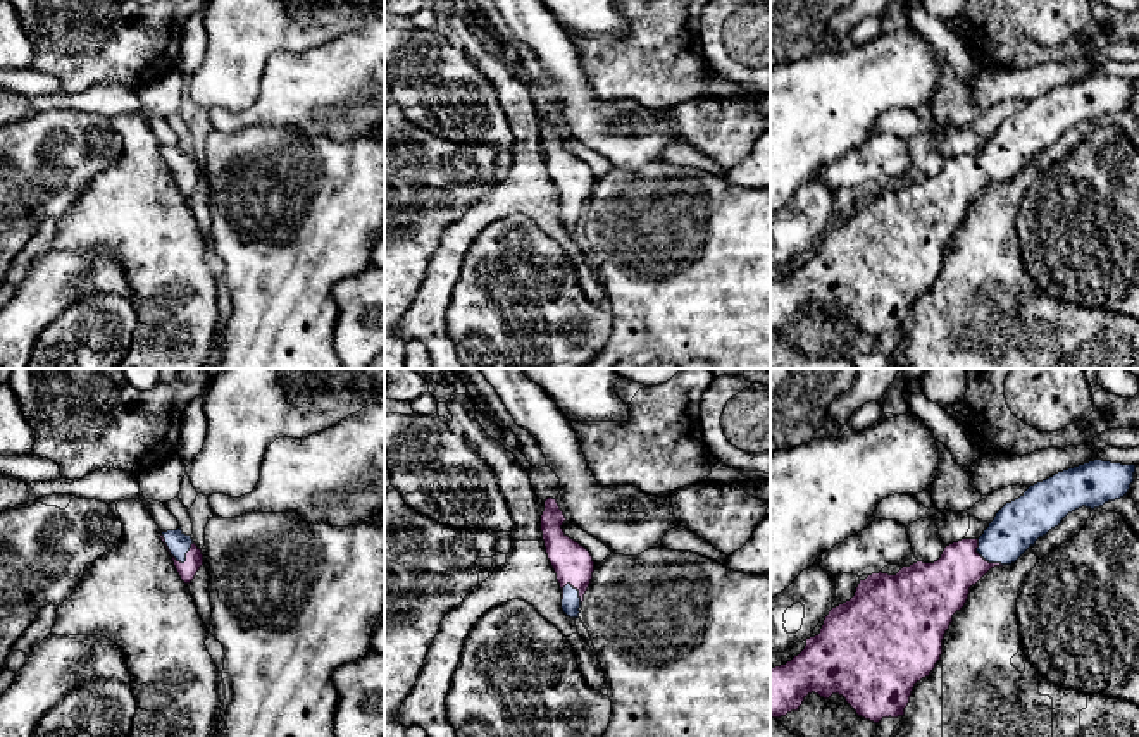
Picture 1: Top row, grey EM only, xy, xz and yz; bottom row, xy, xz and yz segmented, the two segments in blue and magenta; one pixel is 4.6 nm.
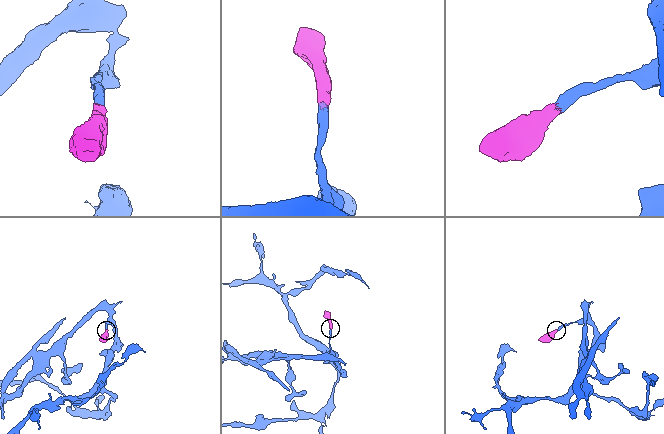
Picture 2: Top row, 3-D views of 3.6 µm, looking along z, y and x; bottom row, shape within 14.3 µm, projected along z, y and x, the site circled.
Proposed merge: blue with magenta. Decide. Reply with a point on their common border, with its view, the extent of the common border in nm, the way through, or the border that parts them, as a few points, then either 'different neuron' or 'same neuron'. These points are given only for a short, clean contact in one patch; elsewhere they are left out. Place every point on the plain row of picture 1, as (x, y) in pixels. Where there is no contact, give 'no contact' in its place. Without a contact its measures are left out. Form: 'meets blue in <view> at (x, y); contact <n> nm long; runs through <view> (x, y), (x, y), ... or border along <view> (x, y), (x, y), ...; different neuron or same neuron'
meets blue in xy at (169, 164); contact 170 nm long; runs through xy (178, 157), (169, 164), (186, 185); same neuron

